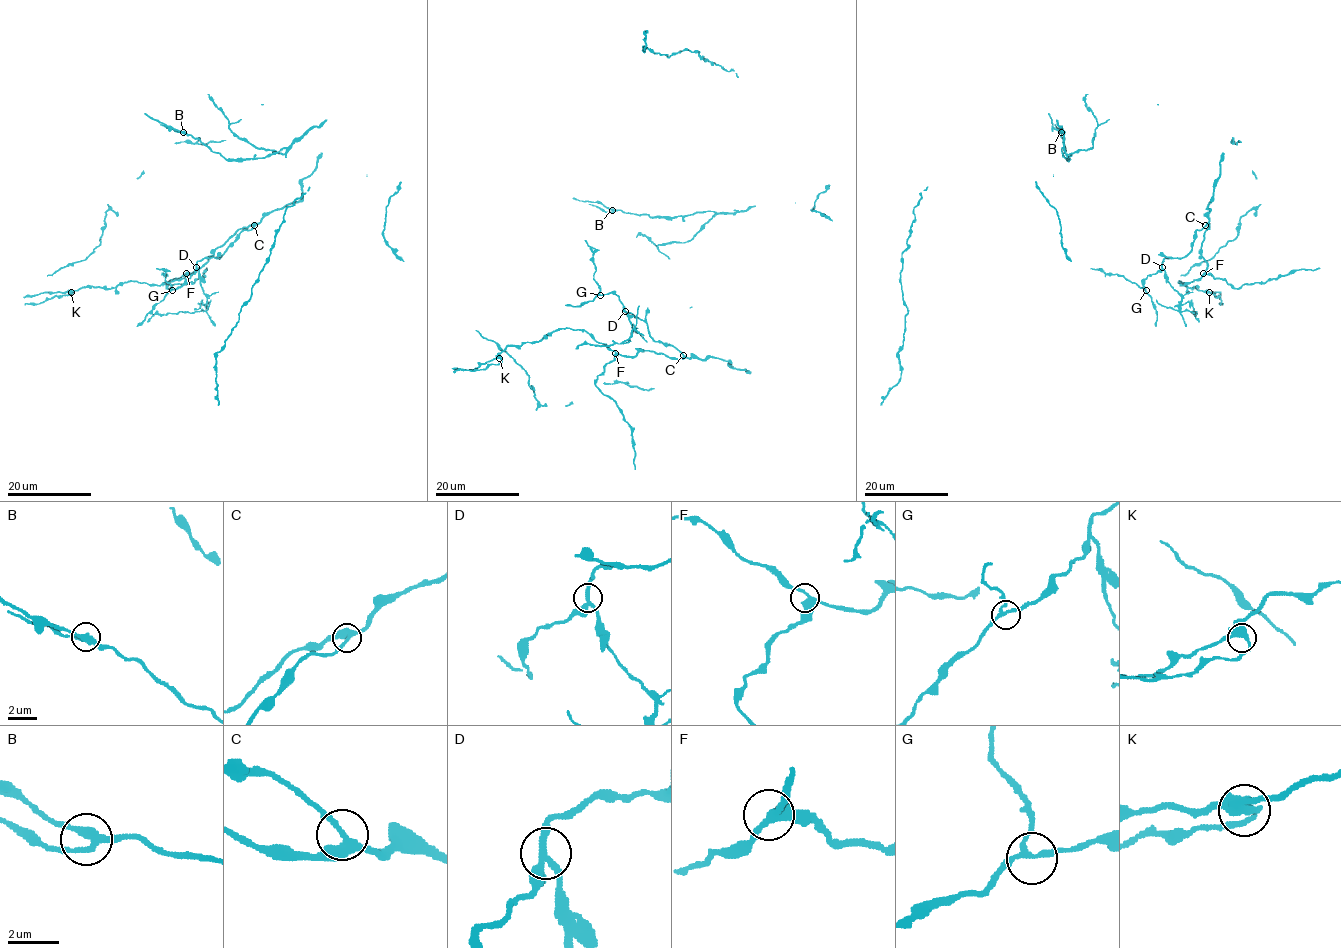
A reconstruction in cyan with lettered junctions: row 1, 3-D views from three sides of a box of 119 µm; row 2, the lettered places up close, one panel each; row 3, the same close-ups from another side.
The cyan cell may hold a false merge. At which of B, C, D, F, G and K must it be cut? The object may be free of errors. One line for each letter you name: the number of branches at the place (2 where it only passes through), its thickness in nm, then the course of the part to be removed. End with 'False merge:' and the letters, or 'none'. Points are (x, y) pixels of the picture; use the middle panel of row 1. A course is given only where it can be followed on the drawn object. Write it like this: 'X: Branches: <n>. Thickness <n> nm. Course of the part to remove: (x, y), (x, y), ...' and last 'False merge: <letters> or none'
D: Branches: 3. Thickness 260 nm. Course of the part to remove: (625, 311), (635, 331), (628, 338), (608, 346), (582, 343), (576, 349)
False merge: D

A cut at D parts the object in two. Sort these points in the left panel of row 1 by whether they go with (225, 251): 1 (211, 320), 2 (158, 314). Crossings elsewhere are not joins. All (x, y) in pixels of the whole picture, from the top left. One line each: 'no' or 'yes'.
1: no
2: no

